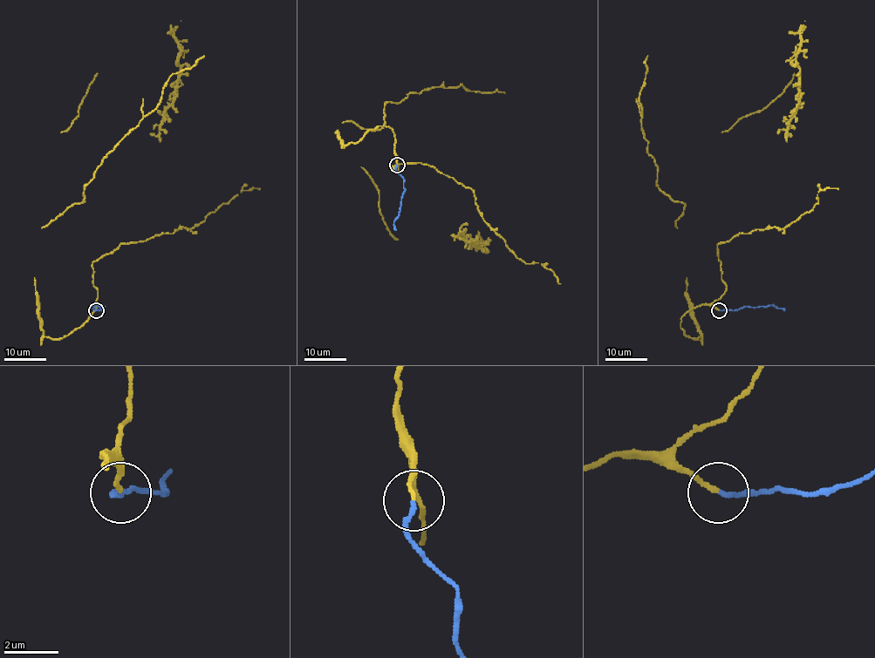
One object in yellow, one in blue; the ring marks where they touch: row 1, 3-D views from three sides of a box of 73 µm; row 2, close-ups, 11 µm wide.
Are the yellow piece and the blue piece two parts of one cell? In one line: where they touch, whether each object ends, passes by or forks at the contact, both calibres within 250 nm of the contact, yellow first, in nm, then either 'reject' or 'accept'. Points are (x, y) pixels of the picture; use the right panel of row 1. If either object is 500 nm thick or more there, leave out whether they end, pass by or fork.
place (719, 310); yellow ends; blue ends; calibres 140 and 160 nm; accept

